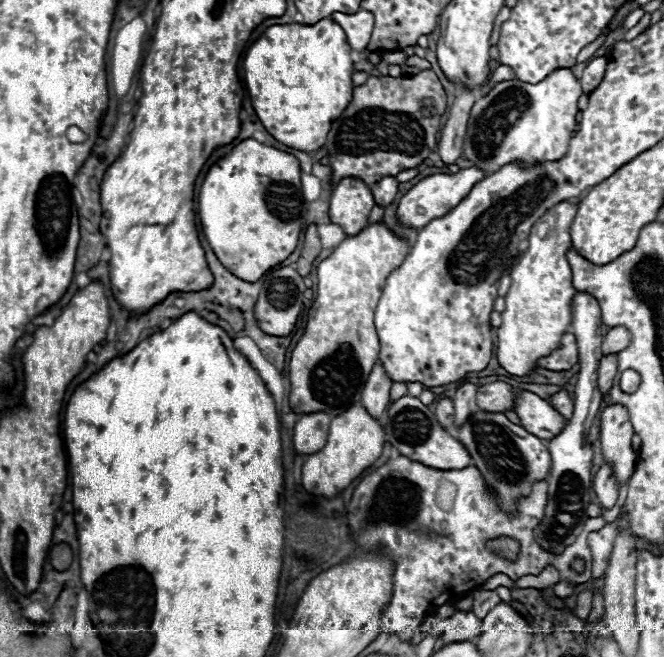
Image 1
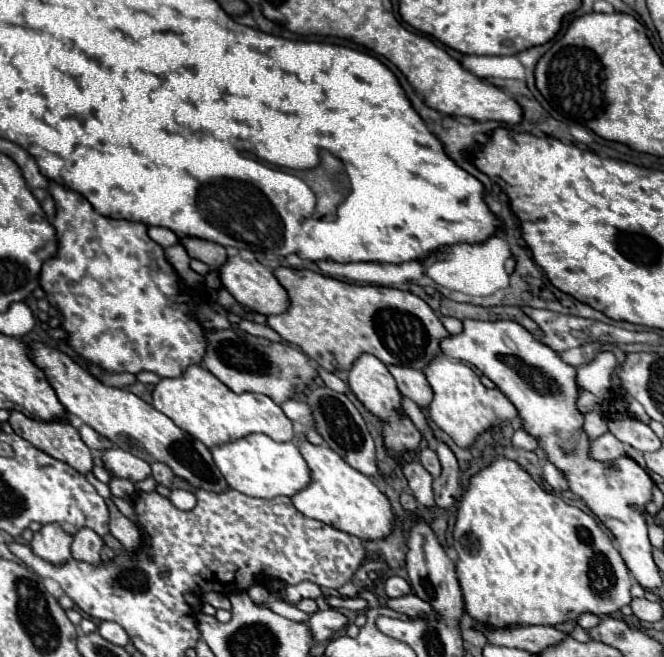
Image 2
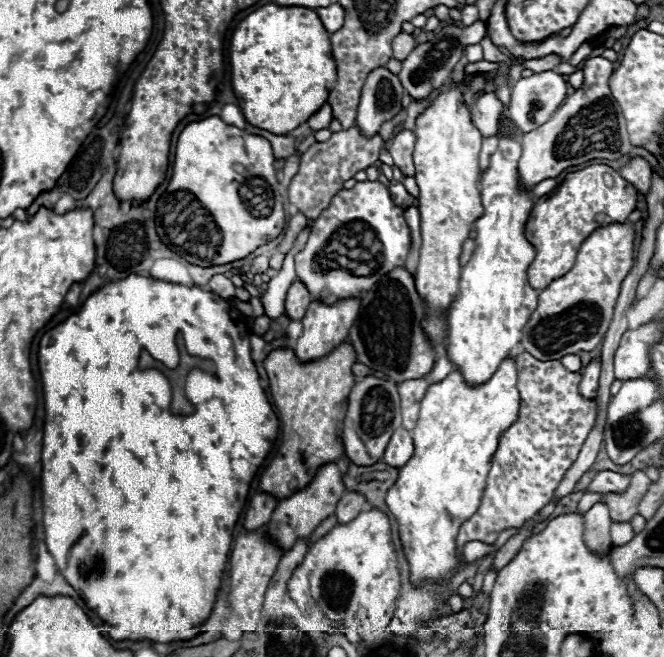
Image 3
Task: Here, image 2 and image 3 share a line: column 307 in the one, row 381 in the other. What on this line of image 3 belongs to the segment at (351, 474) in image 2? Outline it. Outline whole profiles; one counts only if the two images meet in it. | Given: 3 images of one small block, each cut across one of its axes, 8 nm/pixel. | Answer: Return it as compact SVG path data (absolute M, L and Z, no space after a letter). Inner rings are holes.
M506 358L492 378L480 386L466 386L460 372L452 370L442 382L430 384L422 404L418 424L412 432L414 456L400 468L392 488L386 490L386 506L398 524L402 552L410 566L410 582L422 586L424 582L440 580L450 574L460 562L456 558L456 534L462 522L472 518L482 502L486 490L486 476L492 466L492 456L498 448L498 436L516 420L520 396L516 390L516 364Z

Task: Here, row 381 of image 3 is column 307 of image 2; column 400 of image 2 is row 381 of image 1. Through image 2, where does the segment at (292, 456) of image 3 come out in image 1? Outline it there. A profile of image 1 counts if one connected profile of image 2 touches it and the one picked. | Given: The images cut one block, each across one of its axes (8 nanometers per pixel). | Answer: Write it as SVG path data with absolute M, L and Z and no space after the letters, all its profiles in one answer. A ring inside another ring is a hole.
M370 224L360 234L344 238L316 268L318 292L308 312L304 336L292 350L290 408L296 414L324 410L338 416L360 402L362 388L380 354L380 338L374 326L374 310L392 270L406 258L408 240L396 236L386 224Z

